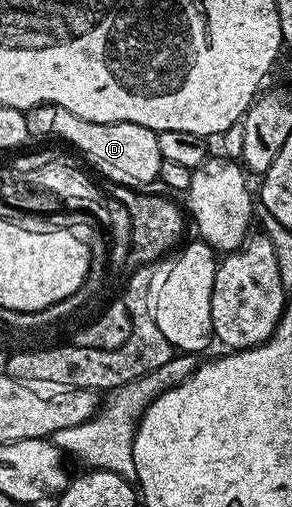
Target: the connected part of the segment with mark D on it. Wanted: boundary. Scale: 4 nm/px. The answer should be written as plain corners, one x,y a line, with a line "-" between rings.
44,103
42,107
33,107
26,112
27,134
56,135
67,143
72,143
83,154
83,159
99,175
104,175
107,183
120,183
126,187
147,189
159,178
159,170
163,164
161,149
157,146
157,134
145,125
133,125
129,121
120,123
98,123
85,121
85,117
77,117
77,113
69,113
69,109
55,107
52,103

